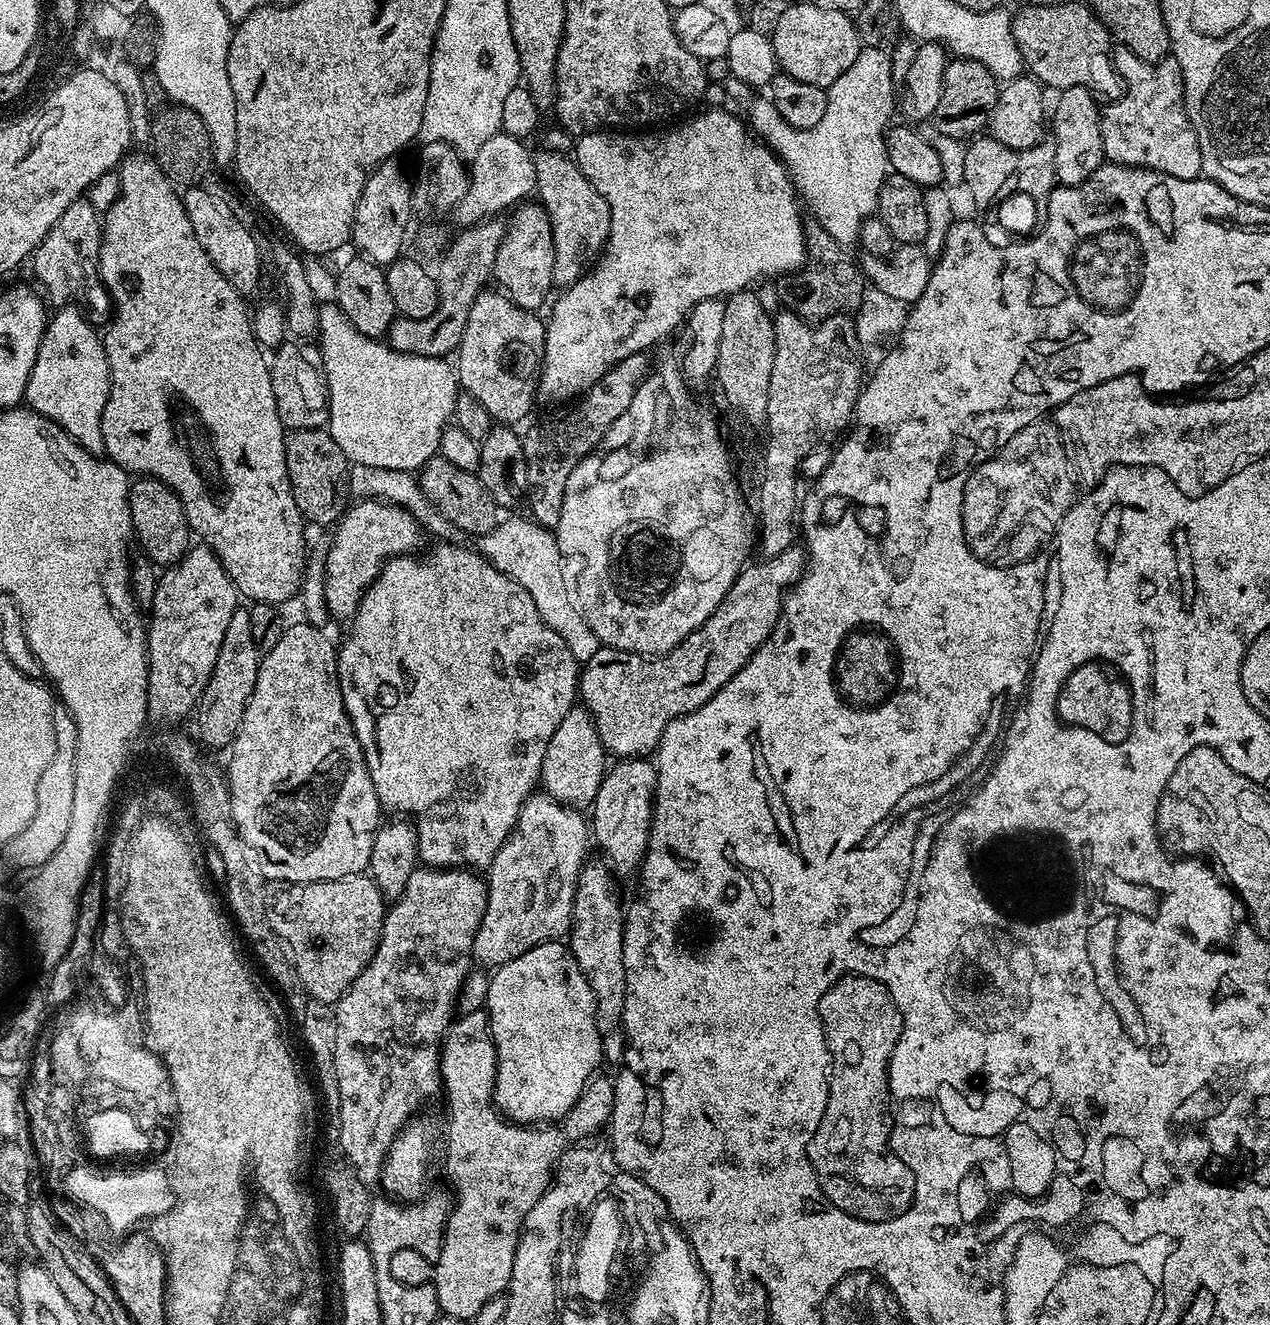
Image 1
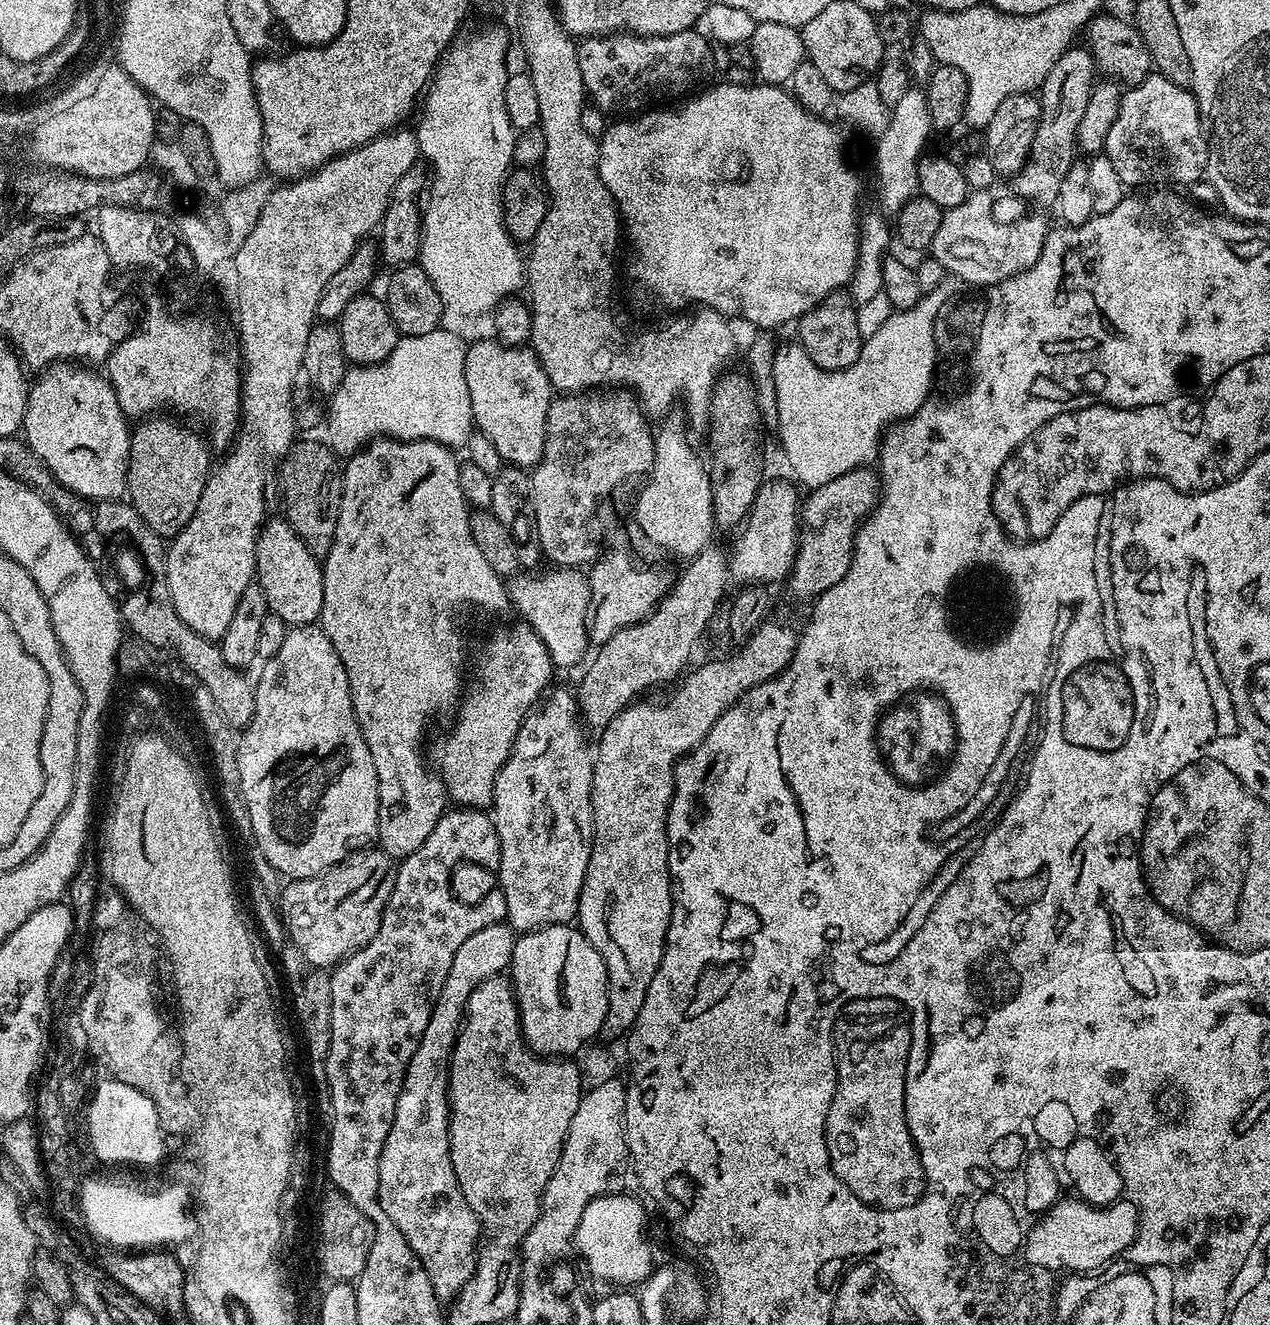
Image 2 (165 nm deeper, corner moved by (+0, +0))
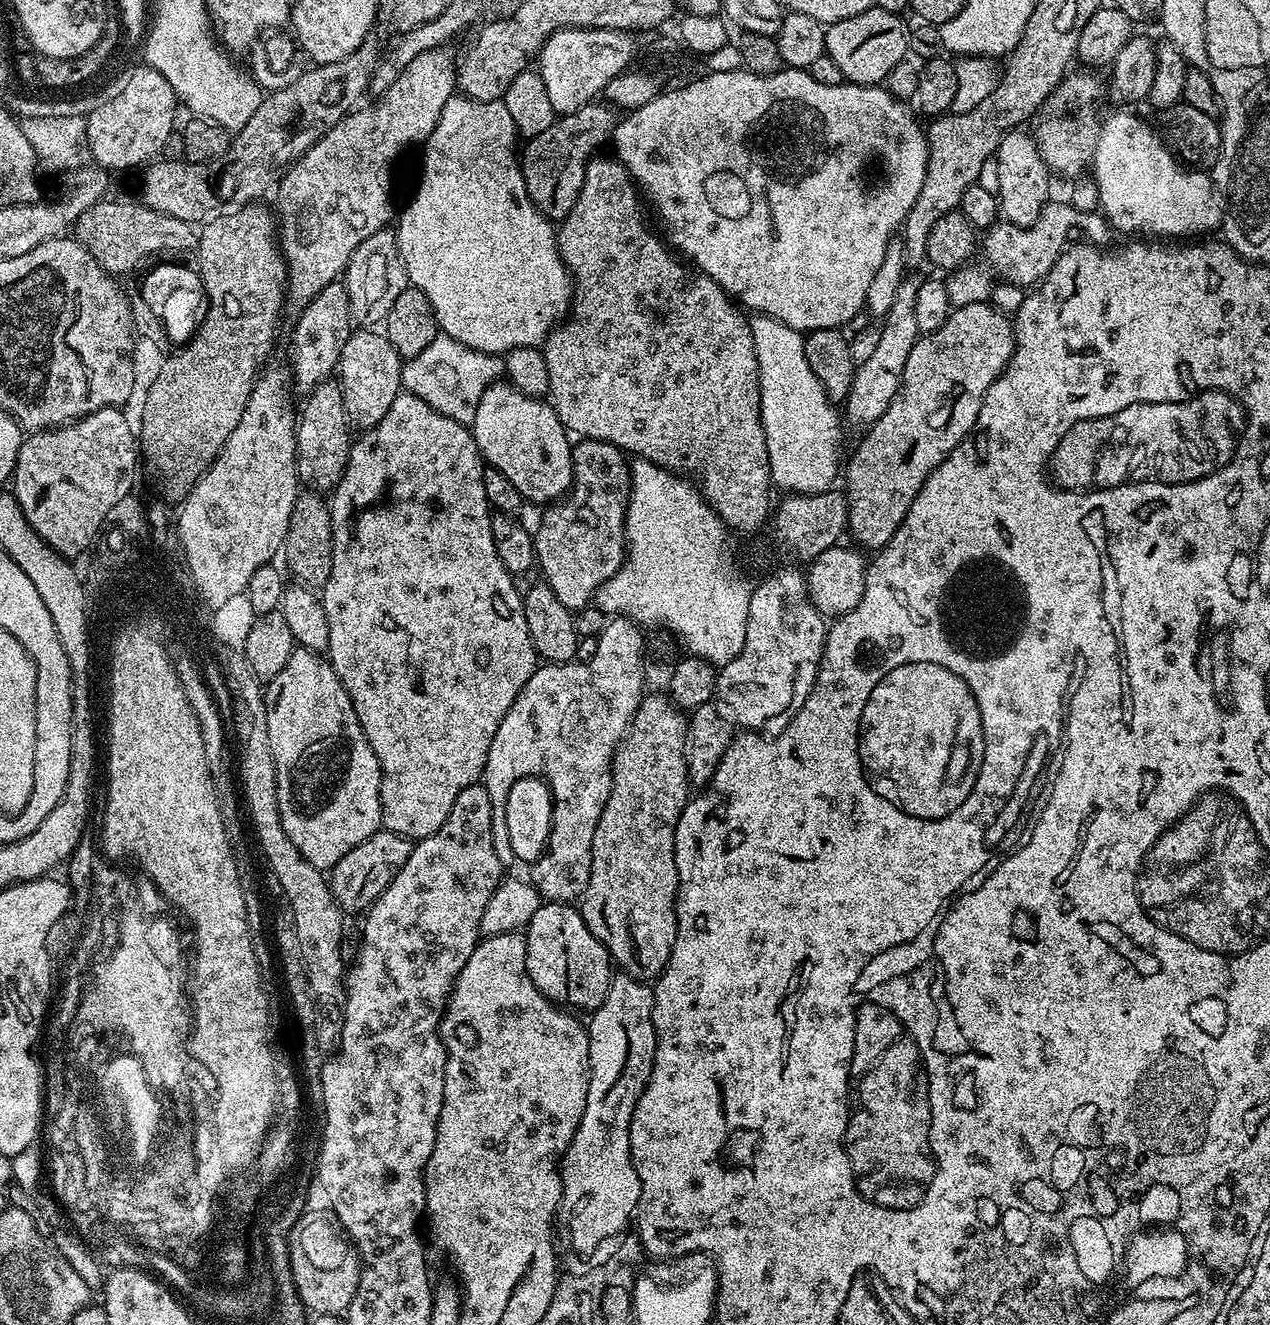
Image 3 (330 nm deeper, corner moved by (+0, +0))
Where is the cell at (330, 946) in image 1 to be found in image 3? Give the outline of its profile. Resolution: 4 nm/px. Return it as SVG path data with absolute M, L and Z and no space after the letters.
M385 832L374 833L366 842L354 846L350 854L346 854L330 870L330 887L333 898L345 913L360 912L372 907L372 903L379 898L390 886L390 882L406 866L406 858L410 858L413 841L407 840L402 834Z

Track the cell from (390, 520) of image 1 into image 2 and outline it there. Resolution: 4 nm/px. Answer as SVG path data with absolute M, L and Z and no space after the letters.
M381 438L365 444L359 452L347 457L342 468L344 485L342 486L342 506L338 514L338 530L334 530L334 542L327 556L322 560L324 593L318 624L324 629L326 638L330 638L334 650L338 650L338 658L342 658L356 721L362 730L362 738L366 738L370 758L374 758L374 770L378 774L378 830L376 831L378 847L381 852L391 856L396 862L414 854L414 850L418 850L418 846L422 846L422 842L430 838L430 830L438 826L440 817L446 811L444 782L426 763L425 753L424 756L420 753L420 747L424 744L424 731L427 730L428 723L435 716L442 715L443 712L450 711L451 713L462 699L460 667L464 664L464 636L459 632L460 611L463 610L464 604L473 604L480 612L504 612L509 611L510 608L505 581L490 566L490 563L486 562L485 554L478 550L474 534L471 533L470 505L468 499L462 494L462 486L458 482L461 461L456 460L456 456L457 453L453 449L433 440Z

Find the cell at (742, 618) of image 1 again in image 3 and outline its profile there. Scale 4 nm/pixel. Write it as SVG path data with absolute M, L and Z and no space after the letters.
M991 303L971 304L970 306L962 306L961 308L953 308L949 312L946 322L942 326L938 326L938 330L933 332L925 332L917 339L916 344L910 350L910 358L906 358L906 366L902 370L902 382L898 386L898 390L894 394L894 398L890 402L890 406L886 406L886 410L882 414L882 418L878 418L875 424L871 425L863 433L864 438L860 445L849 458L848 464L846 460L846 471L843 473L842 480L848 483L846 487L846 495L848 497L848 527L847 531L852 532L852 536L857 545L861 549L879 550L890 542L890 538L894 538L894 534L898 530L898 526L902 526L902 522L906 518L906 514L910 510L910 506L914 502L914 498L918 494L918 490L922 488L926 482L926 478L931 474L938 465L942 463L954 449L962 443L963 440L969 439L972 430L976 426L976 419L982 410L982 402L986 398L986 390L990 390L990 386L1004 372L1004 368L1011 360L1014 359L1016 351L1016 338L1014 335L1014 324L1011 319L1008 320L996 308L991 308Z

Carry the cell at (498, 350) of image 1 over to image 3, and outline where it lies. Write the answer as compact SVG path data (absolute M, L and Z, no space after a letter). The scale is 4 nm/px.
M507 382L494 383L479 399L478 414L474 414L474 422L470 427L480 455L491 467L502 470L502 474L506 474L506 478L514 482L517 490L524 495L525 501L532 503L533 500L539 506L547 506L561 499L571 488L574 444L573 441L568 441L570 433L547 399L522 394L513 384Z

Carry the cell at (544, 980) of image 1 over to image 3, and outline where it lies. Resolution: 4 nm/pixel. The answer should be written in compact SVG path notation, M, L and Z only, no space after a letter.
M544 902L530 918L524 936L526 970L538 990L561 1006L595 1010L612 985L614 965L604 944L590 934L579 907L572 902Z

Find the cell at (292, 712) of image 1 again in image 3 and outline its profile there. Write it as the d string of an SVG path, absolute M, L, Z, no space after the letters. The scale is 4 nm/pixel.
M299 646L293 648L290 654L290 662L286 662L286 666L282 666L282 671L273 680L267 681L266 713L266 728L269 731L270 750L273 751L274 770L277 774L278 814L281 815L282 829L285 830L290 841L294 842L294 846L301 851L302 858L306 862L312 863L314 867L321 870L331 870L343 856L350 854L350 850L354 850L354 846L366 842L366 838L370 838L374 833L381 831L380 763L378 758L358 722L358 714L354 714L354 706L342 686L340 675L333 670L331 664L321 653L311 652L308 648Z

